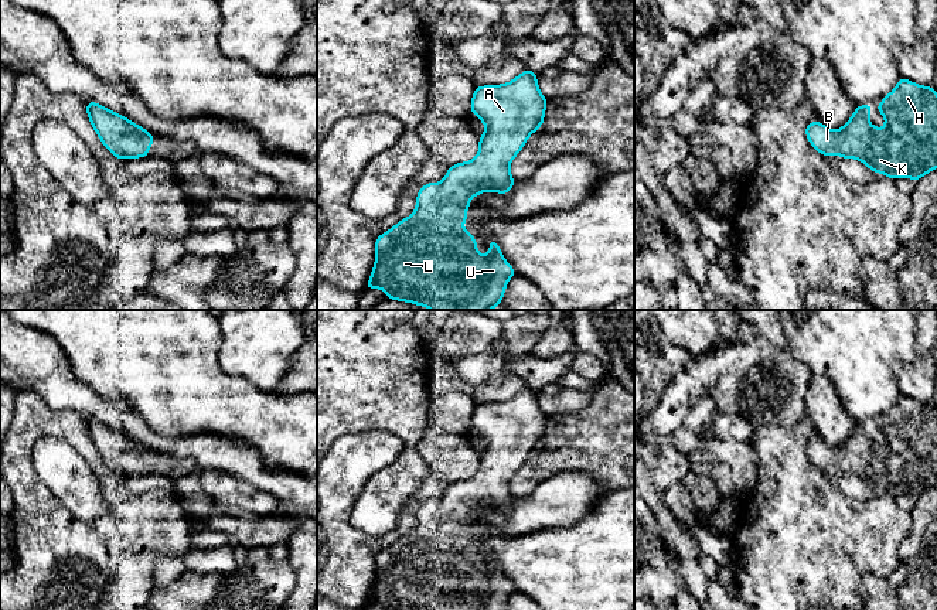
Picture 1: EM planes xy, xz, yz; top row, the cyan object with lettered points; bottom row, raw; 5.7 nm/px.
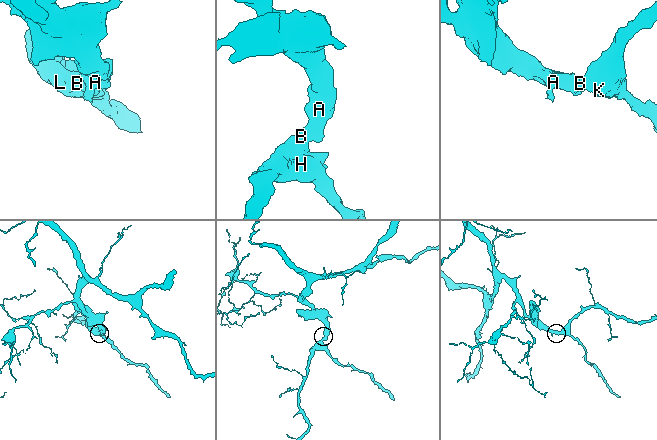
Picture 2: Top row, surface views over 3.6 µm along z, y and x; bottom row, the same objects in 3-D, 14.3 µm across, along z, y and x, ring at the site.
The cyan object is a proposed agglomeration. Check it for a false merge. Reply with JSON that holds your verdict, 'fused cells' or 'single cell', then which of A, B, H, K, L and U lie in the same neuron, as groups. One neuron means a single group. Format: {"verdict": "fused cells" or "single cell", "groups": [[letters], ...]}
{"verdict": "single cell", "groups": [["A", "B", "H", "K", "L", "U"]]}

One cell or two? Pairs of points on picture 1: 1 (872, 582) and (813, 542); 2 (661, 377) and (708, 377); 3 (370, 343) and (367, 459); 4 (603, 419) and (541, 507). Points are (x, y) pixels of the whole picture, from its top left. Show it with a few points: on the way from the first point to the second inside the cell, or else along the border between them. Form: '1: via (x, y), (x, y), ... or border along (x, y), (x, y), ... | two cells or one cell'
1: border along (886, 576), (865, 573), (861, 579), (861, 595) | two cells
2: border along (673, 378), (656, 408) | two cells
3: border along (336, 438), (344, 433), (385, 429), (399, 439) | two cells
4: border along (598, 483), (581, 472), (559, 472), (537, 487) | two cells

